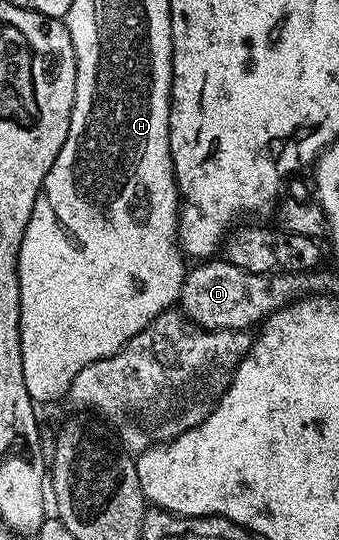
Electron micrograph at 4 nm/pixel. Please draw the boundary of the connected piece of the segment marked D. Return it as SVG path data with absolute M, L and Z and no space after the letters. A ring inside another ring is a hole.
M219 257L196 262L194 266L184 274L177 307L194 326L204 331L247 331L262 324L280 307L308 294L308 276L303 273L279 273L270 279L242 271Z

